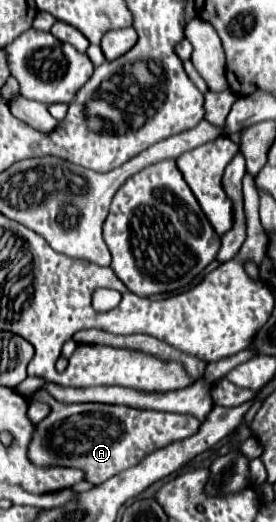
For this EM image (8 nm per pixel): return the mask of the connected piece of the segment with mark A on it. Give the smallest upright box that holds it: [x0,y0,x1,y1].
[28,403,200,483]

